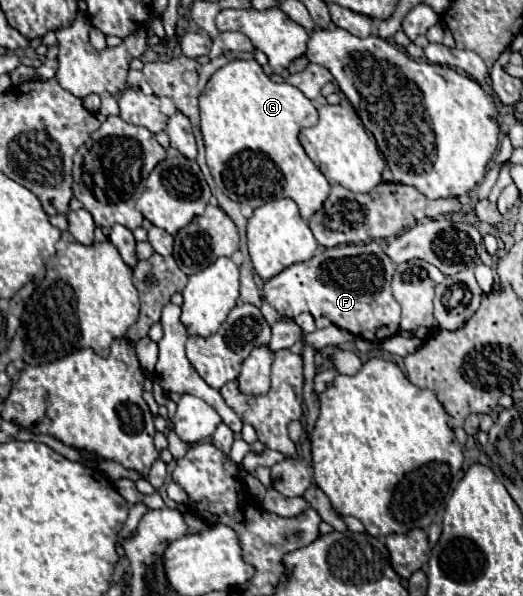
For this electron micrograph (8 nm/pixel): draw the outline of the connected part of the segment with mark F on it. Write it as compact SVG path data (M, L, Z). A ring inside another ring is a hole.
M376 242L344 244L322 250L314 258L292 264L274 278L264 282L262 298L272 304L282 318L296 318L302 312L326 316L338 328L364 338L368 342L382 342L400 332L400 304L392 298L390 280L396 264L384 254Z

